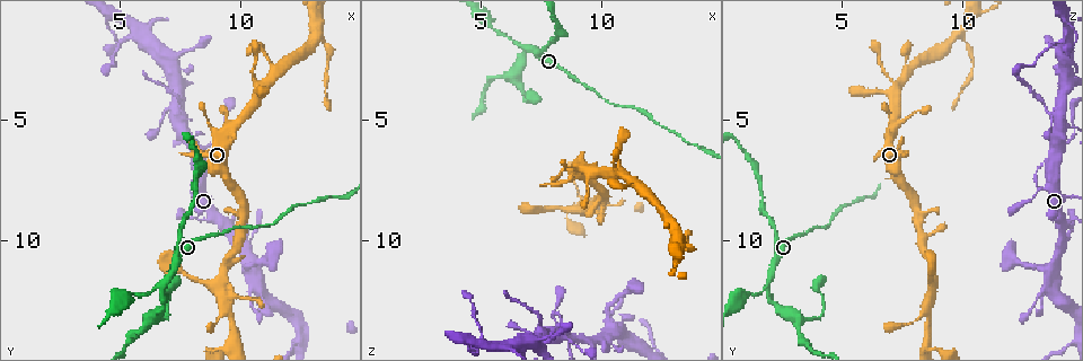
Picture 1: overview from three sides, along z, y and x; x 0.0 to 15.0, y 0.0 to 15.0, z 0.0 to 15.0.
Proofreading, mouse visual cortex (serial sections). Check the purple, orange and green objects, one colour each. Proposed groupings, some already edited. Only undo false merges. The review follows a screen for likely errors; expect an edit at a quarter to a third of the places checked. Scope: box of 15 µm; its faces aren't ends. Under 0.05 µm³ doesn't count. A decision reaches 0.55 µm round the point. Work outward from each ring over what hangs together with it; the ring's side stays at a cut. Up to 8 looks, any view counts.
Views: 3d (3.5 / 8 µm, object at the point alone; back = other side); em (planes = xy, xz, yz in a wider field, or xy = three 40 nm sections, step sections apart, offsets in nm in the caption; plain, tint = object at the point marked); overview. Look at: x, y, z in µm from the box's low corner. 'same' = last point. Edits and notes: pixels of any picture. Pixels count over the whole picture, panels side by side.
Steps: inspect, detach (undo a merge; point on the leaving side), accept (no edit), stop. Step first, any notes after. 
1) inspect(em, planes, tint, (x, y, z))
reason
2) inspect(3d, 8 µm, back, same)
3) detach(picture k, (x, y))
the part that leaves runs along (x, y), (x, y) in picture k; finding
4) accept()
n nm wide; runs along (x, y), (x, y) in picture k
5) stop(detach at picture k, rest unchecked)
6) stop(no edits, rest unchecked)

inspect(3d, 3.5 µm, (8.5, 6.3, 14.0))
thin arm on a thick one

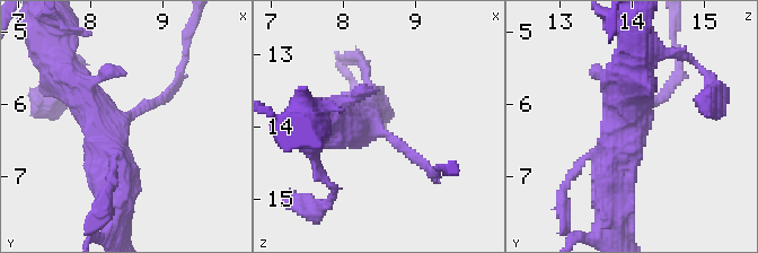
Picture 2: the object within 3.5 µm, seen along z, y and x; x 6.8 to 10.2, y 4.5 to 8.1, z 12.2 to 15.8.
inspect(em, planes, tint, (8.45, 6.20, 14.05))
shape alone is not enough

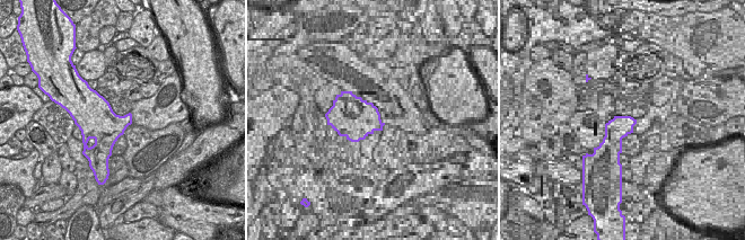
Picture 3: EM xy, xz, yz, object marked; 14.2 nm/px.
accept()
runs along (113, 200), (106, 127), (58, 68) in picture 2; one cell here

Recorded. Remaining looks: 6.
inspect(3d, 8 µm, (7.3, 4.6, 14.0))
abrupt turn

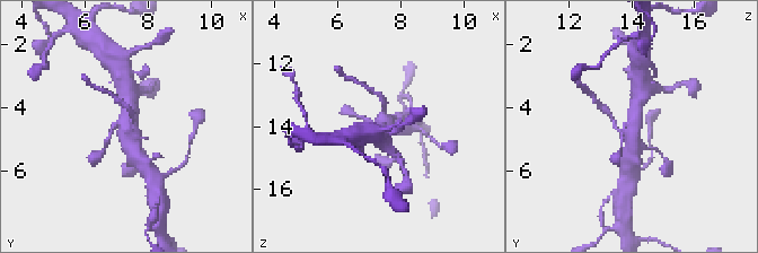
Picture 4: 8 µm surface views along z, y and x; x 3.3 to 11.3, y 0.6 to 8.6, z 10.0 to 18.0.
inspect(em, planes, tint, (7.3, 4.5, 14.0))
shape alone is not enough

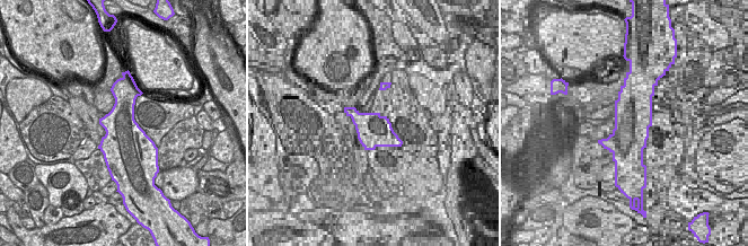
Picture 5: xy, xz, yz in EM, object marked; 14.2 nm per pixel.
detach(picture 4, (606, 110))
the part that leaves runs along (617, 129), (609, 113), (593, 98) in picture 4; a second cell is stuck on

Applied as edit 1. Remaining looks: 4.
inspect(3d, 8 µm, back, (5.3, 1.5, 14.3))
sharp bend

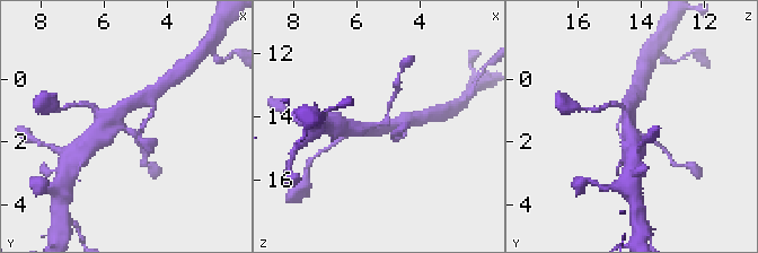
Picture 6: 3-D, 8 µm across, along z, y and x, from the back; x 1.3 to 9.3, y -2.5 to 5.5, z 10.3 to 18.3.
inspect(3d, 3.5 µm, (5.3, 1.6, 14.3))
zoom in

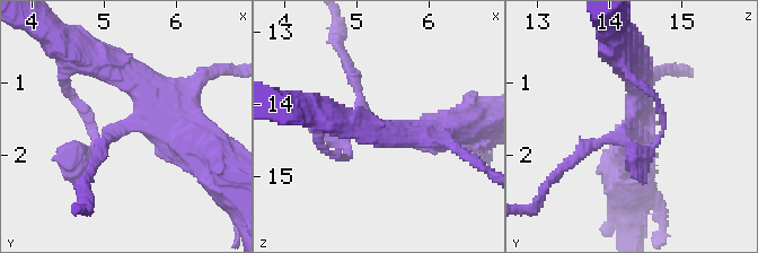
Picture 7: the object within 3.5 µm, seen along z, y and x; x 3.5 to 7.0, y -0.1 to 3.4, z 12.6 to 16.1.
accept()
all the same cell

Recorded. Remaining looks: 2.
stop(detach at picture 4, rest unchecked)

